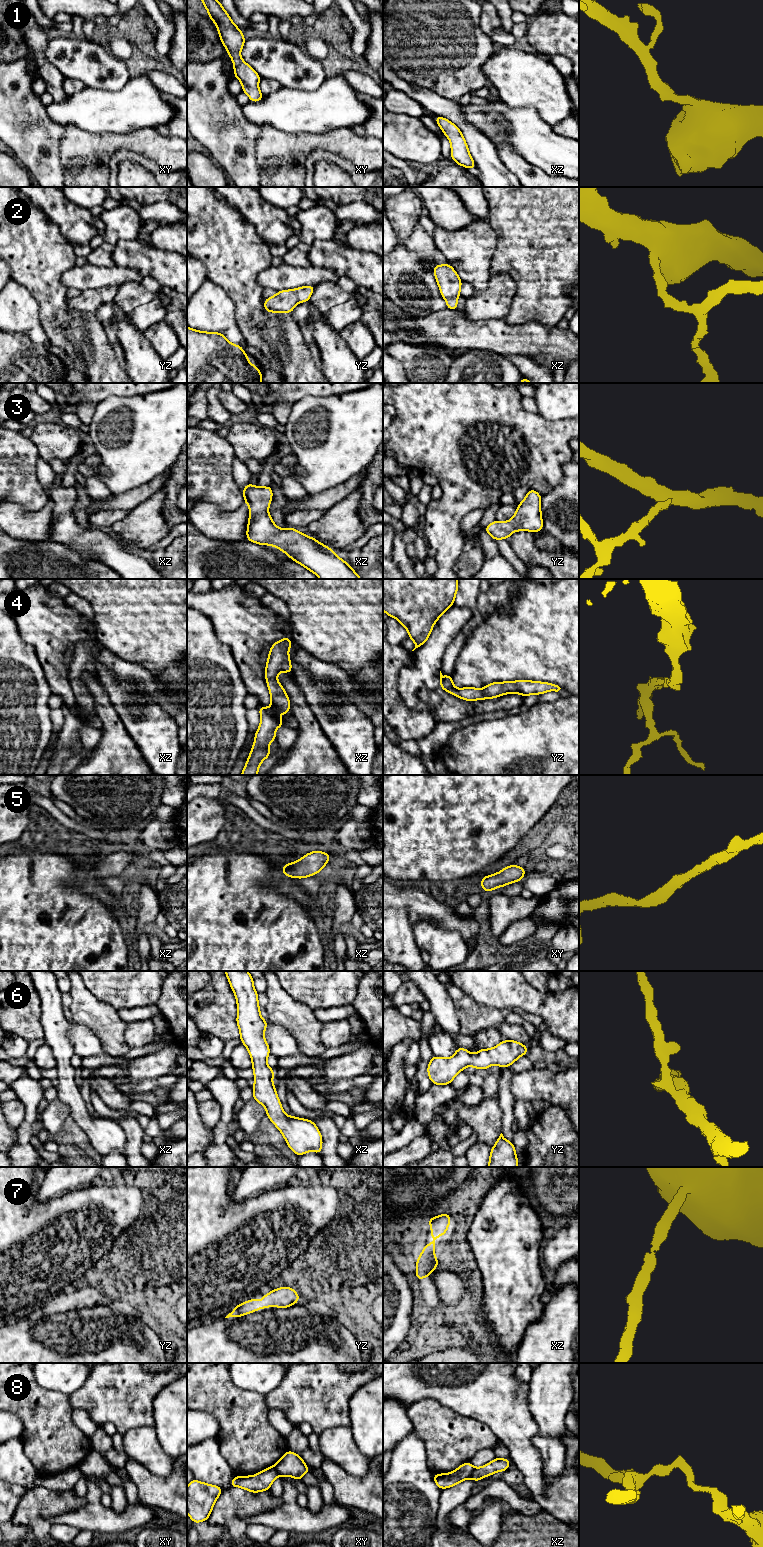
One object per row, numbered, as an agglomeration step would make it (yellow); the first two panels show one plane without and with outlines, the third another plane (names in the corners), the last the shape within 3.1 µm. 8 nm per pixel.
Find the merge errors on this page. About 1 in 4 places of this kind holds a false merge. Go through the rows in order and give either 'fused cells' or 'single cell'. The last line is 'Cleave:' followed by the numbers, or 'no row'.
1: single cell
2: single cell
3: single cell
4: single cell
5: single cell
6: single cell
7: single cell
8: fused cells
Cleave: 8

